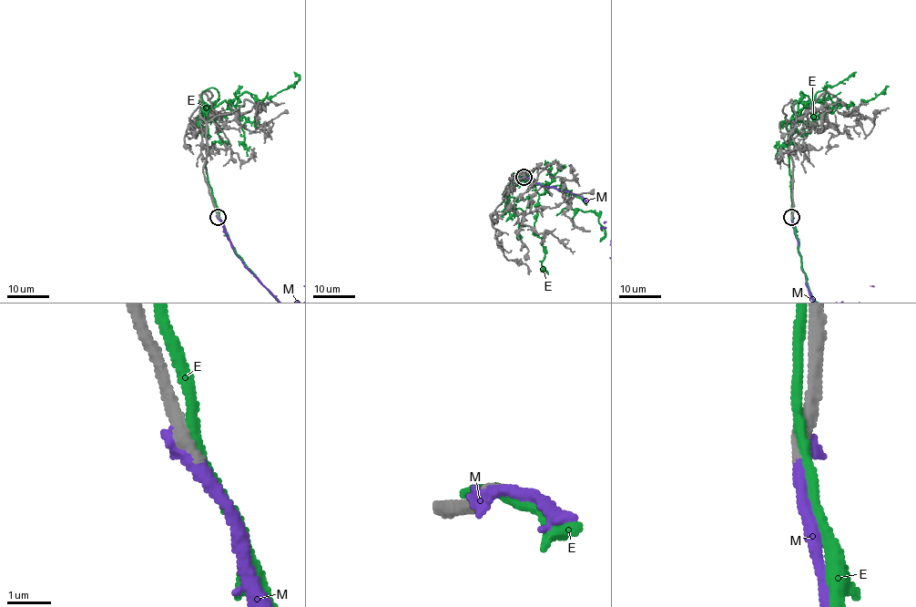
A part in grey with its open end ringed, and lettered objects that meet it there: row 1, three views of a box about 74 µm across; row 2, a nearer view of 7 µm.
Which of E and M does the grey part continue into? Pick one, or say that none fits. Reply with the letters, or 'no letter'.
M

